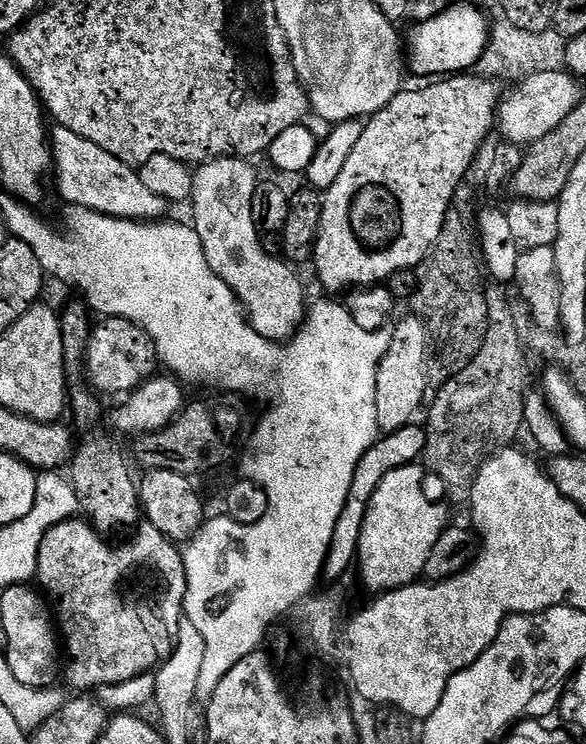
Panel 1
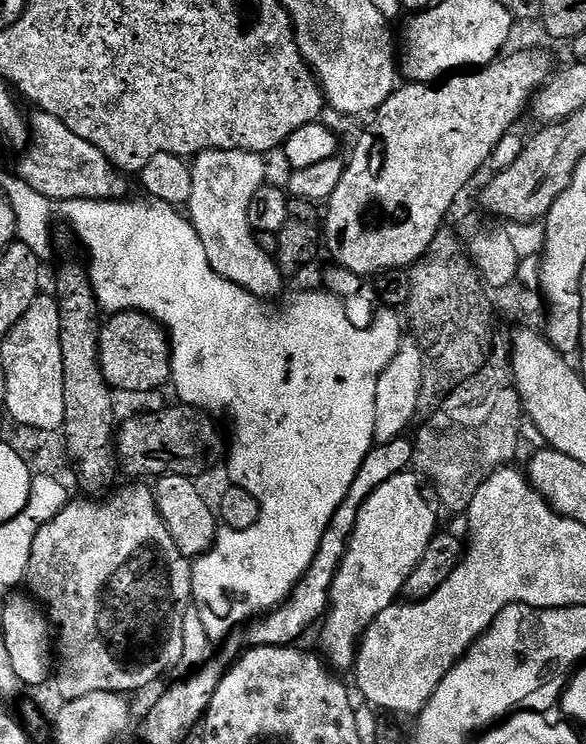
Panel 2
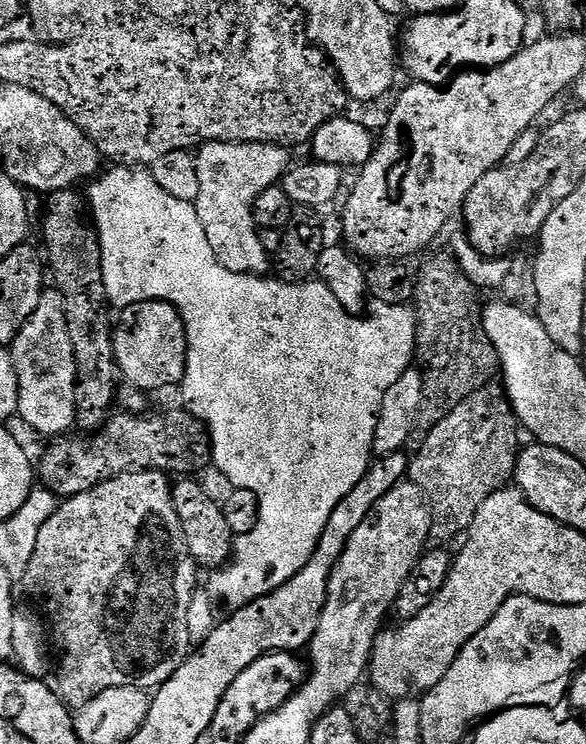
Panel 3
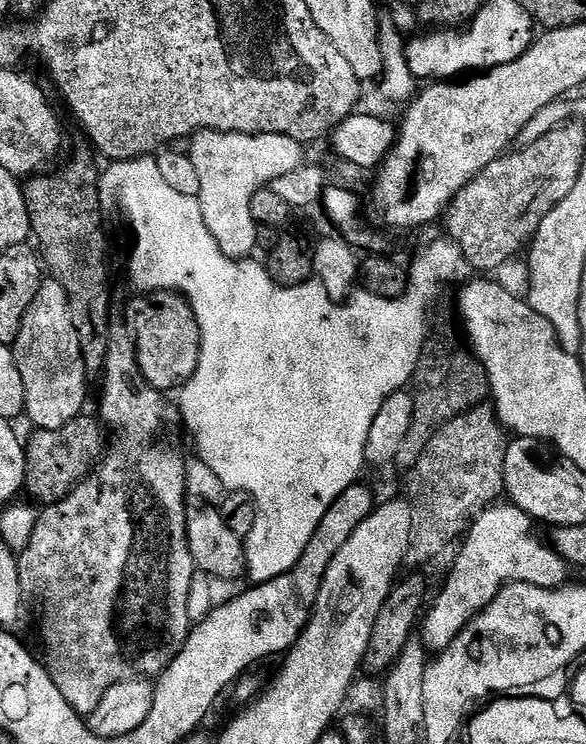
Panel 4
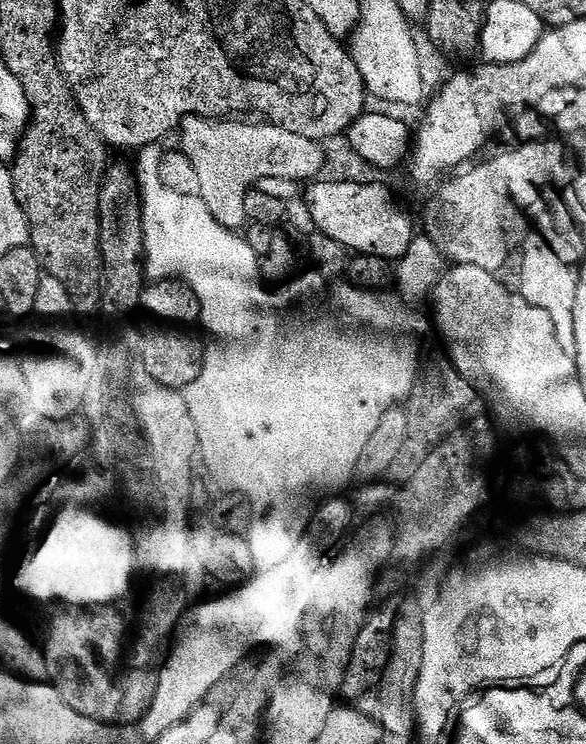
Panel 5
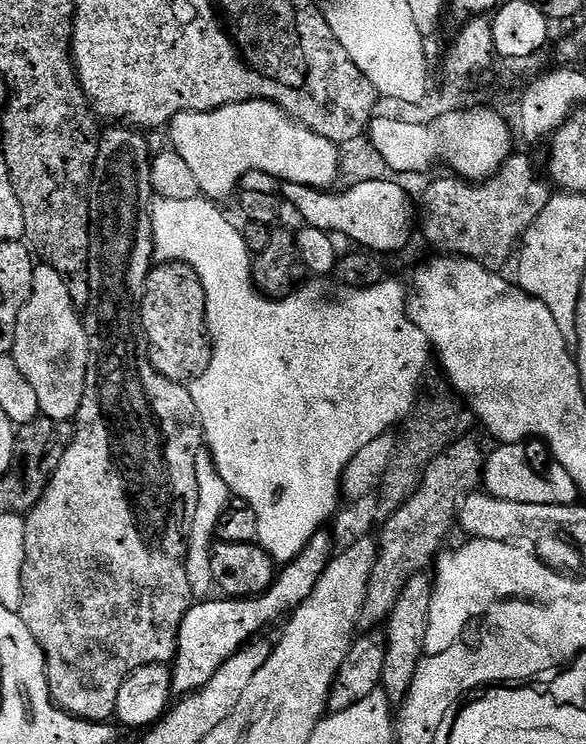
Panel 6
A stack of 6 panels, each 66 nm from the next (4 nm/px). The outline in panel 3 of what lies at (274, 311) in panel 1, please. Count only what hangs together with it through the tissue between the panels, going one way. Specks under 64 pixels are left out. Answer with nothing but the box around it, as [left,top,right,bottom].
[195,140,290,274]

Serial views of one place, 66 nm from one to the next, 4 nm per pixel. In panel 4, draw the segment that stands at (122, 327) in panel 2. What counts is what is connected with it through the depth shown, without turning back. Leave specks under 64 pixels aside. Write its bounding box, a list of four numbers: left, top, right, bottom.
[123,292,200,390]

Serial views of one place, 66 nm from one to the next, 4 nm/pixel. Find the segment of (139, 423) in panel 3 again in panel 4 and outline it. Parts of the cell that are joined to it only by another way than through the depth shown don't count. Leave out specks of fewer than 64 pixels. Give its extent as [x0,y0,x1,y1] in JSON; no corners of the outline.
[23,414,106,506]

